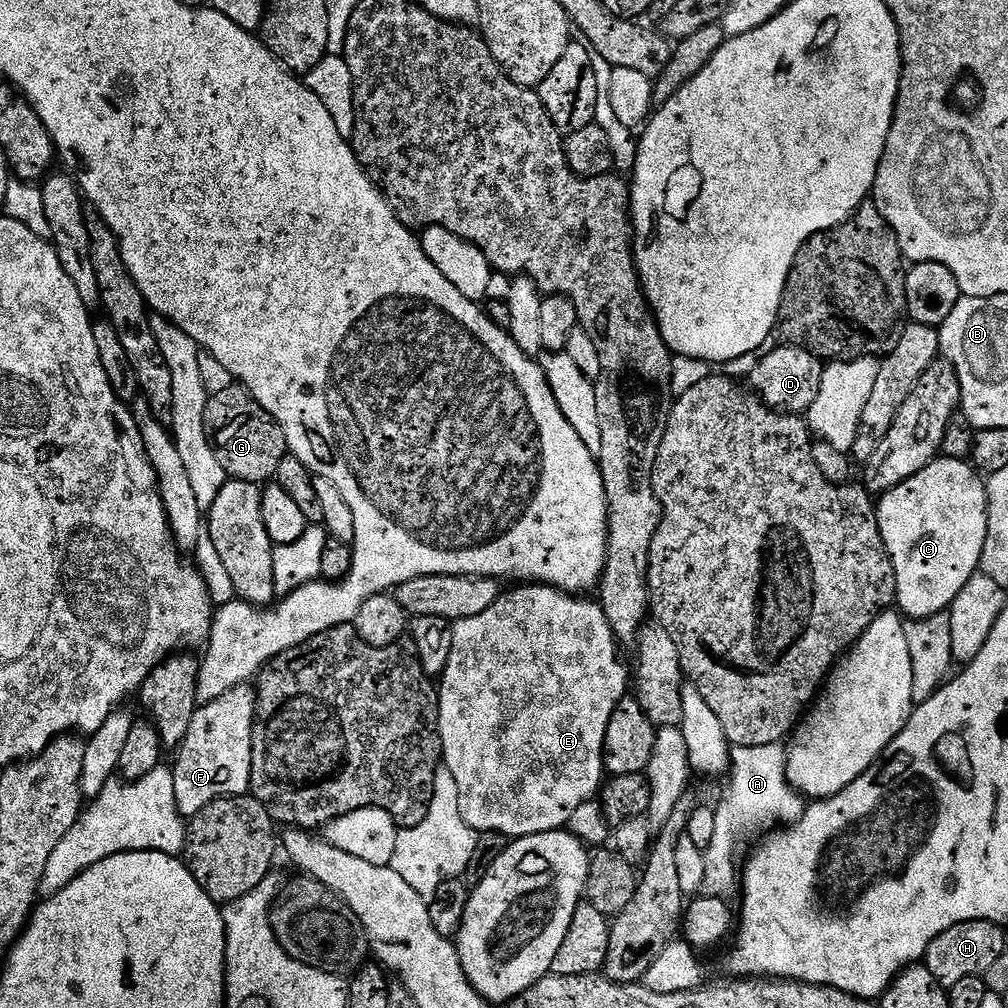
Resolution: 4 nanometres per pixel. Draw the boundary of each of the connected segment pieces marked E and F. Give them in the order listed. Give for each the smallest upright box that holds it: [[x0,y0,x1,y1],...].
[[438,584,630,838],[172,684,256,818]]

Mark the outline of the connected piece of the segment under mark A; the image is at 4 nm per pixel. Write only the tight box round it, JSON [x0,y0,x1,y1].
[699,743,805,901]

